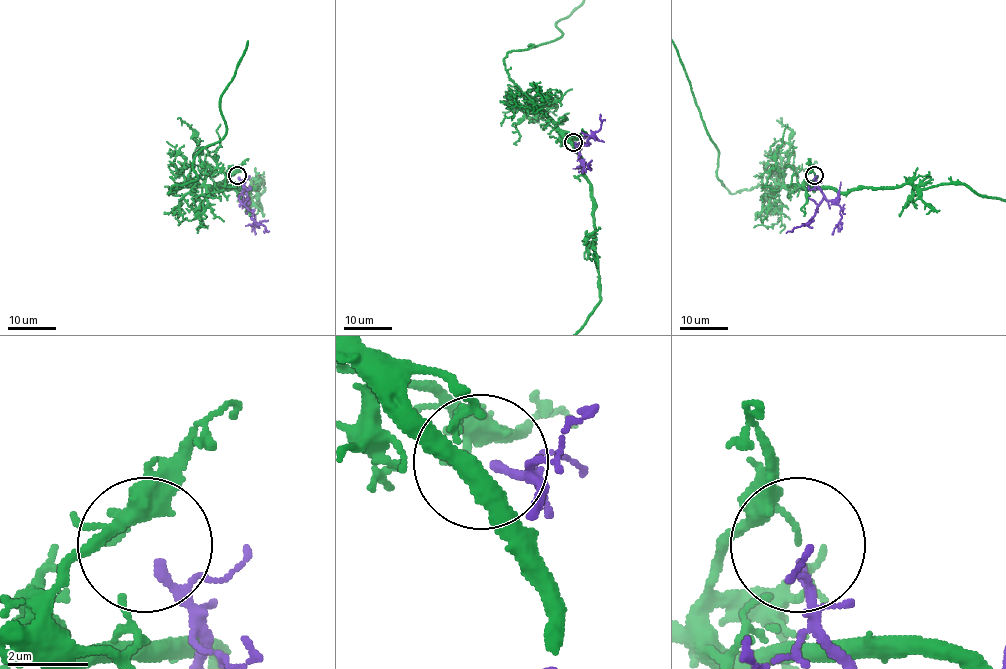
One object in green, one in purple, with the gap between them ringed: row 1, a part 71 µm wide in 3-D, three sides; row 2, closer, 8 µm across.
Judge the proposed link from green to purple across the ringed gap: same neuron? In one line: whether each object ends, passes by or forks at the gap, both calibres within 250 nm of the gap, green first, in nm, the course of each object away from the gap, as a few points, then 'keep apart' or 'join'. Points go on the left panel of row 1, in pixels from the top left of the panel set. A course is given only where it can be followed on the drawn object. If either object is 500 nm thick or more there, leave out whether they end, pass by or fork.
green ends there; purple passes by; 200 nm thick on the green side, 160 nm on the other; green runs (235, 174), (167, 193), (197, 177), (194, 158), (226, 131), (220, 98), (247, 46); purple runs (238, 177), (243, 187), (238, 200), (252, 217), (264, 226), (264, 233); keep apart

